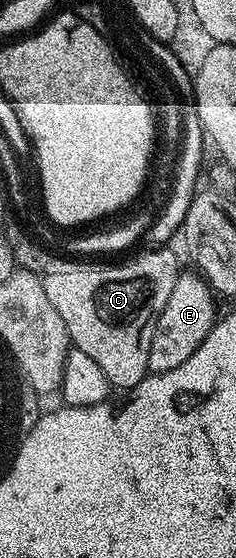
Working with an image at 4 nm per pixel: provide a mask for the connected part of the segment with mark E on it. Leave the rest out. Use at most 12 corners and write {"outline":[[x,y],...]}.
{"outline":[[179,272],[156,319],[150,373],[172,371],[220,312],[197,272]]}

